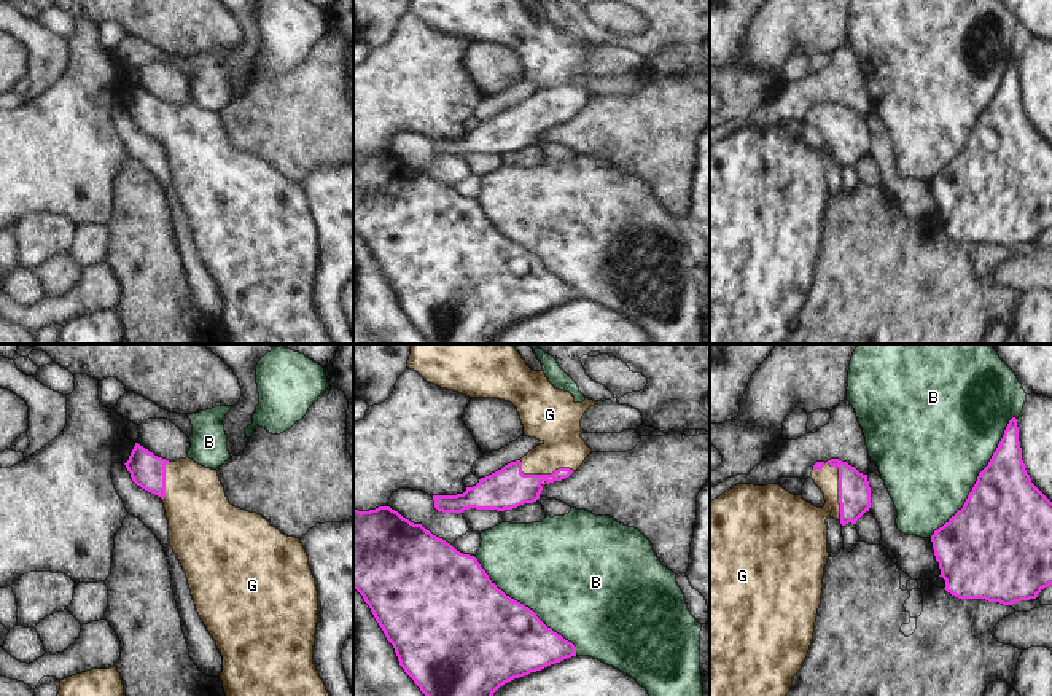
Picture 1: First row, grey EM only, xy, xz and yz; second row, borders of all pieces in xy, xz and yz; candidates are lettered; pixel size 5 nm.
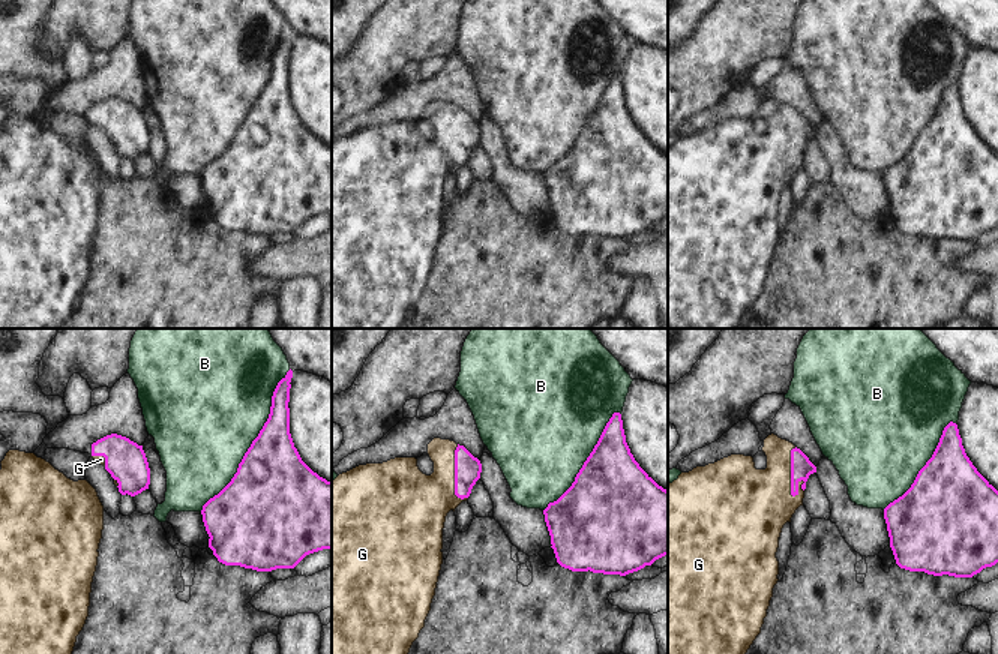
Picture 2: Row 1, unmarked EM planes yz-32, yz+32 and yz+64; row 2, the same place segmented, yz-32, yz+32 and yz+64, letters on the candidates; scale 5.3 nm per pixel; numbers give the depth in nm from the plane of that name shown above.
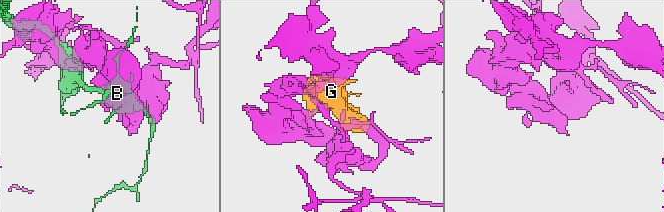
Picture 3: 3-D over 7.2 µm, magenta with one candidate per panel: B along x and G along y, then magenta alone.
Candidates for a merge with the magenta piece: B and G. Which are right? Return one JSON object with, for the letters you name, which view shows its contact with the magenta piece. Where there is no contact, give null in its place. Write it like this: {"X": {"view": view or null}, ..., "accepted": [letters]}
{"G": {"view": "yz"}, "accepted": ["G"]}

